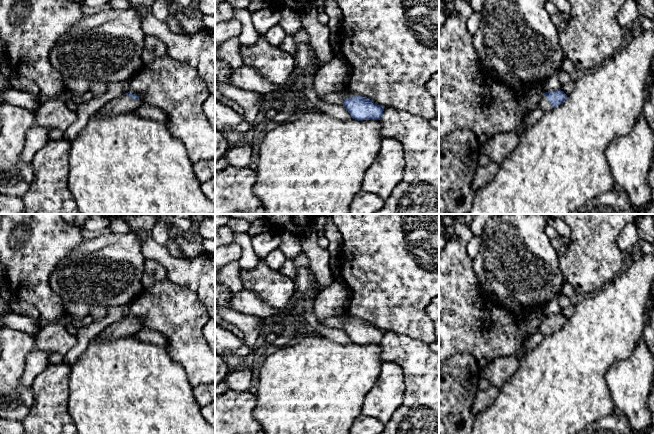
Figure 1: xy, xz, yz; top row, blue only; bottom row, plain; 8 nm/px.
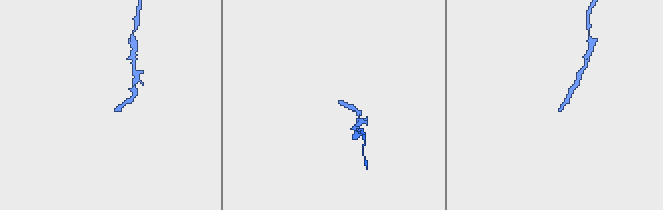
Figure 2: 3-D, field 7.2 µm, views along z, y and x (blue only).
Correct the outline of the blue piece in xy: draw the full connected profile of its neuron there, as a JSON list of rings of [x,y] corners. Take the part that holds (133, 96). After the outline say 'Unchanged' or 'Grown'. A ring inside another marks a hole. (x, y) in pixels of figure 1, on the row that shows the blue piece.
[[[128,92],[123,96],[110,100],[94,115],[115,116],[122,113],[132,112],[141,105],[142,102],[139,97],[136,94]]]. Grown

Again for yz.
[[[557,89],[555,91],[545,92],[539,103],[539,108],[544,113],[548,112],[553,108],[559,106],[560,104],[563,104],[566,98],[567,95],[560,89]]]. Grown

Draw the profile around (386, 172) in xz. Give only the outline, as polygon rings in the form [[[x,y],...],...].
[[[383,137],[375,161],[366,171],[361,190],[386,200],[402,181],[405,173],[403,145],[391,137]]]

